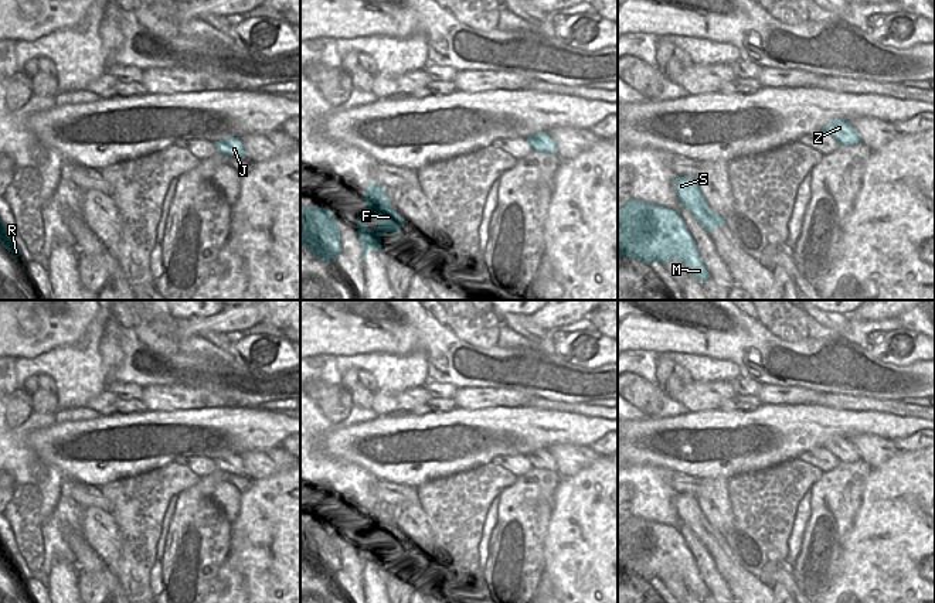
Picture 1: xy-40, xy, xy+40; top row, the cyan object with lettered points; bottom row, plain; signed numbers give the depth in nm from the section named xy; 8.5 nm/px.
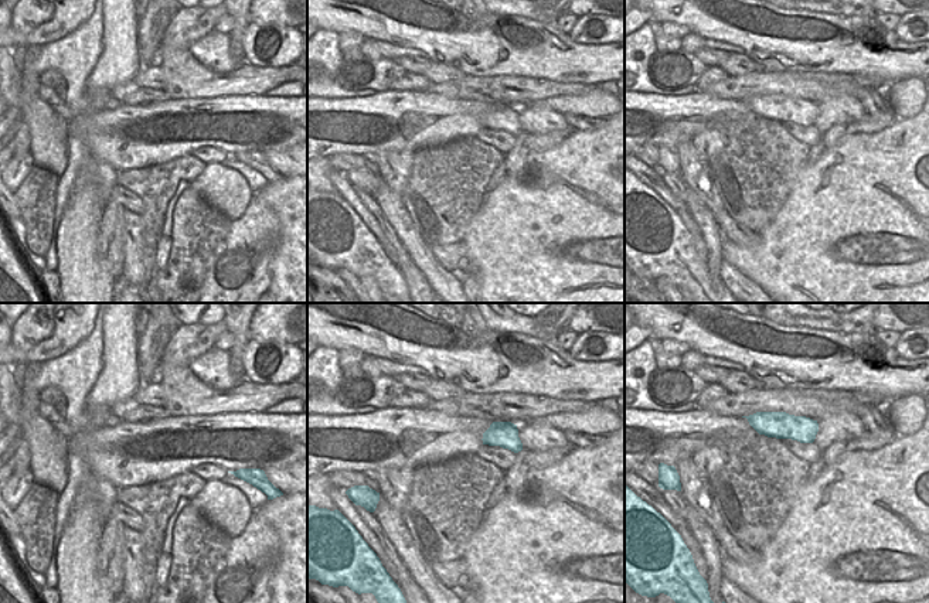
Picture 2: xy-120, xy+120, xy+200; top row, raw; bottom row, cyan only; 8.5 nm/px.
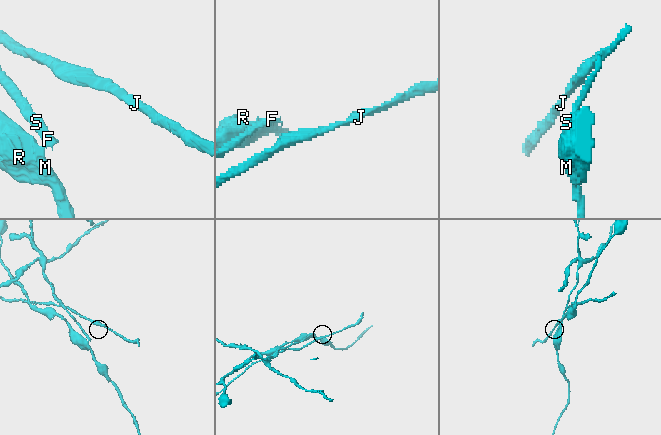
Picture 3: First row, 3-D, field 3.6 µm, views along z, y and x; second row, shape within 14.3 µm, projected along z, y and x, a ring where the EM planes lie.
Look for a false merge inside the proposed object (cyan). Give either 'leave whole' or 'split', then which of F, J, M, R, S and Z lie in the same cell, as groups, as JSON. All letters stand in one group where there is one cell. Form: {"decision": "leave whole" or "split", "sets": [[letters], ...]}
{"decision": "split", "sets": [["F", "J", "S", "Z"], ["M", "R"]]}

